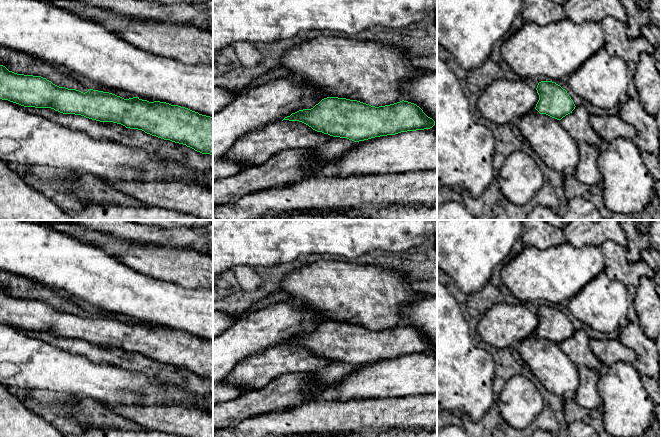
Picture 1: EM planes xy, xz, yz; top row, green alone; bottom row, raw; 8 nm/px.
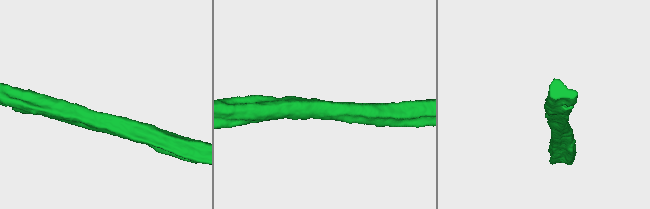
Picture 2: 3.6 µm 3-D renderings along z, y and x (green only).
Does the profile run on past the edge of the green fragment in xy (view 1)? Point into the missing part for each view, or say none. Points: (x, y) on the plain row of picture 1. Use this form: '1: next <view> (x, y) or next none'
1: next none

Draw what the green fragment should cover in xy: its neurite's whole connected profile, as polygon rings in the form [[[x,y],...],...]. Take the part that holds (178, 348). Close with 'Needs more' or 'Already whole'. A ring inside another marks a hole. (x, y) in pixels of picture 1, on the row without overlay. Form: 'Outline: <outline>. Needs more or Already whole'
Outline: [[[0,289],[0,323],[19,328],[24,331],[51,332],[63,338],[81,339],[86,342],[121,348],[126,352],[142,354],[147,358],[164,364],[186,369],[202,378],[213,379],[213,341],[199,338],[188,332],[171,329],[166,326],[149,326],[139,321],[124,323],[109,316],[88,313],[83,317],[76,313],[59,311],[41,300],[17,298]]]. Already whole

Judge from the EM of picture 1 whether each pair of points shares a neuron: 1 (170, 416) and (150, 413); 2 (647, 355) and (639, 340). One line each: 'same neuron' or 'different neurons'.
1: same neuron
2: same neuron

